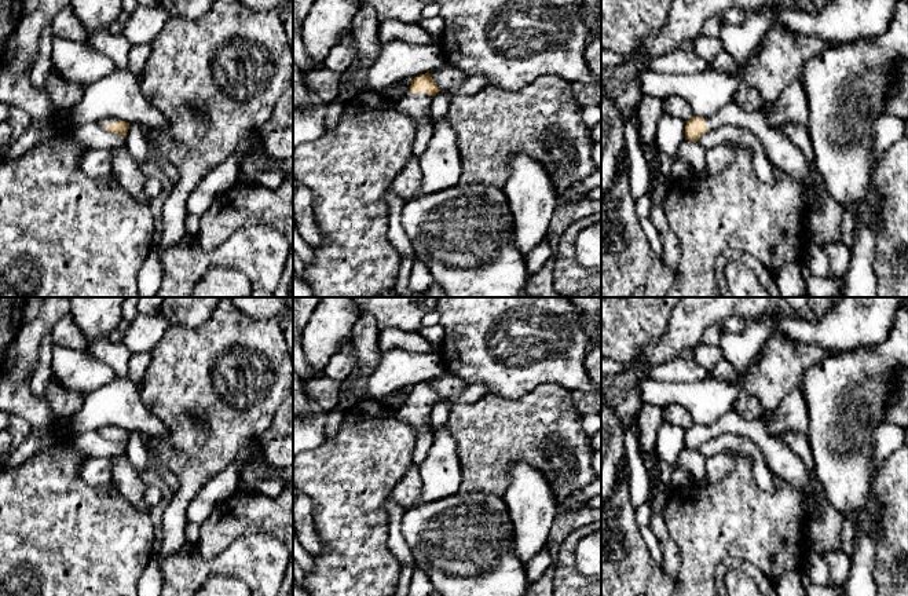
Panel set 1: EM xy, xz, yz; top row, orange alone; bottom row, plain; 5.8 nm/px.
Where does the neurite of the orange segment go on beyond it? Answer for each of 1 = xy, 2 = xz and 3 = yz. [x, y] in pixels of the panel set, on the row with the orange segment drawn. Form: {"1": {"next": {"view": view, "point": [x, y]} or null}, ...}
{"1": {"next": {"view": "xy", "point": [103, 124]}}, "2": {"next": {"view": "xz", "point": [416, 105]}}, "3": {"next": {"view": "yz", "point": [784, 154]}}}

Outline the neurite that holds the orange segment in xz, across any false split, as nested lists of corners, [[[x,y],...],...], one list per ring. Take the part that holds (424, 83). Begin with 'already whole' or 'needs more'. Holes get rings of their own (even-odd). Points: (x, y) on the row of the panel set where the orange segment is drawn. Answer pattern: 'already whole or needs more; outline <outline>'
needs more; outline [[[429,73],[420,74],[411,80],[410,92],[396,100],[398,110],[411,116],[417,124],[413,156],[420,157],[426,150],[432,134],[433,123],[426,118],[426,111],[432,98],[439,92],[439,87]]]

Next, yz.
needs more; outline [[[732,98],[720,111],[709,118],[692,117],[685,125],[685,139],[698,142],[707,131],[722,125],[739,125],[753,132],[762,143],[772,164],[786,175],[803,184],[808,211],[819,208],[817,190],[812,182],[809,165],[805,154],[788,138],[768,125],[761,110],[746,111]]]

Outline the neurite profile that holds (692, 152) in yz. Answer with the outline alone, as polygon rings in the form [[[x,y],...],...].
[[[684,140],[678,147],[678,158],[687,160],[693,172],[700,176],[709,176],[704,160],[706,149],[698,142]]]

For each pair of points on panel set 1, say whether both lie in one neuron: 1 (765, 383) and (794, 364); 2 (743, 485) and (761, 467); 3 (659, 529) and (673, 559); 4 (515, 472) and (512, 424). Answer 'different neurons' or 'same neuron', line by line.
1: same neuron
2: different neurons
3: same neuron
4: different neurons

